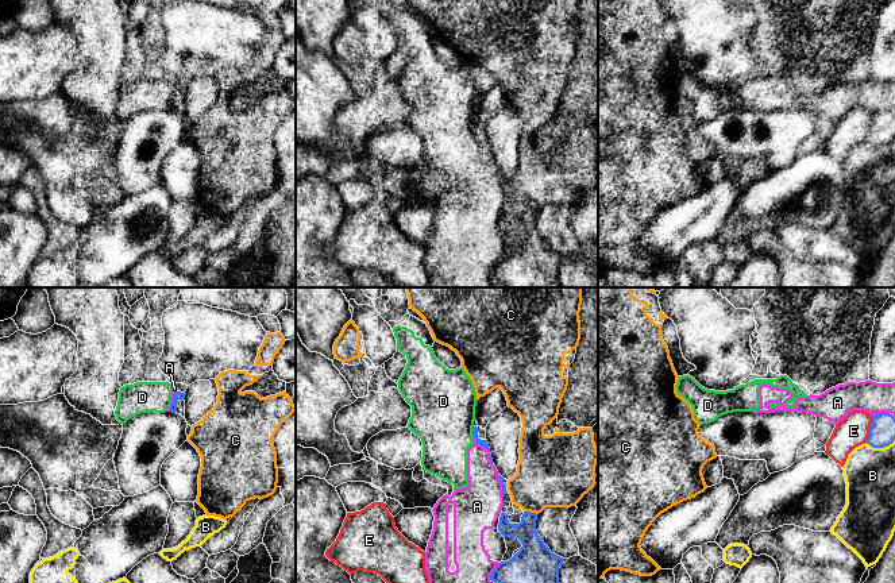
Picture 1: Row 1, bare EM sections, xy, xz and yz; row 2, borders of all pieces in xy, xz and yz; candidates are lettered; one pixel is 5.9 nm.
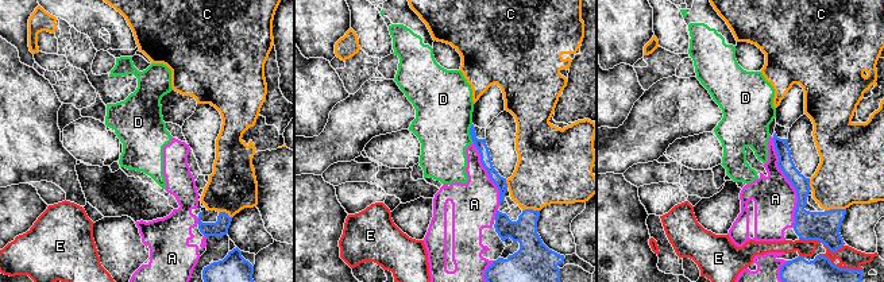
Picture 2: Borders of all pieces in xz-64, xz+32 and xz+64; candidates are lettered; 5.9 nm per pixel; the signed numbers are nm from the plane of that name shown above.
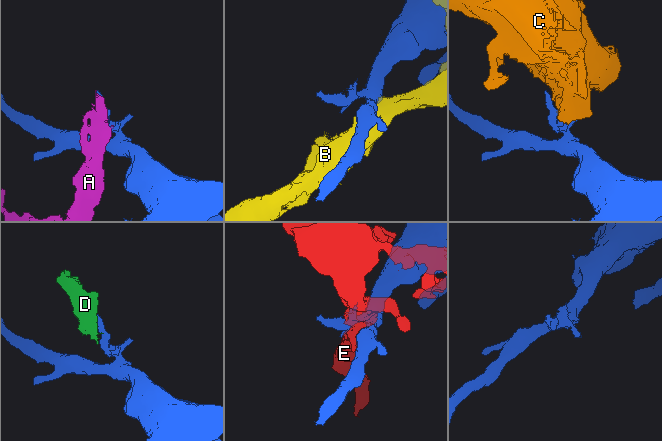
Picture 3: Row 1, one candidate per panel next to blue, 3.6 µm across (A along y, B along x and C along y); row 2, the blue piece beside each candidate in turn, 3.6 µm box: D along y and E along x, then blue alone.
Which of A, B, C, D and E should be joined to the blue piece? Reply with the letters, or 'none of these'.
none of these

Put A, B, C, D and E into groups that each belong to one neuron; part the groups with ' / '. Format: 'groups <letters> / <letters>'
groups A D / B / C / E

